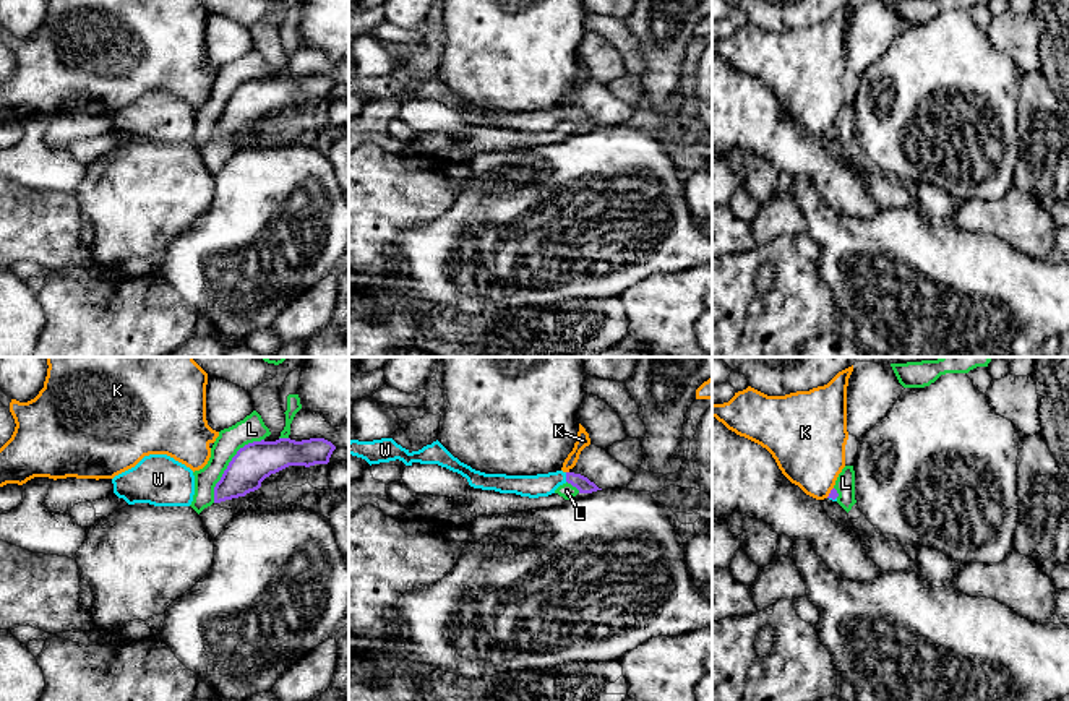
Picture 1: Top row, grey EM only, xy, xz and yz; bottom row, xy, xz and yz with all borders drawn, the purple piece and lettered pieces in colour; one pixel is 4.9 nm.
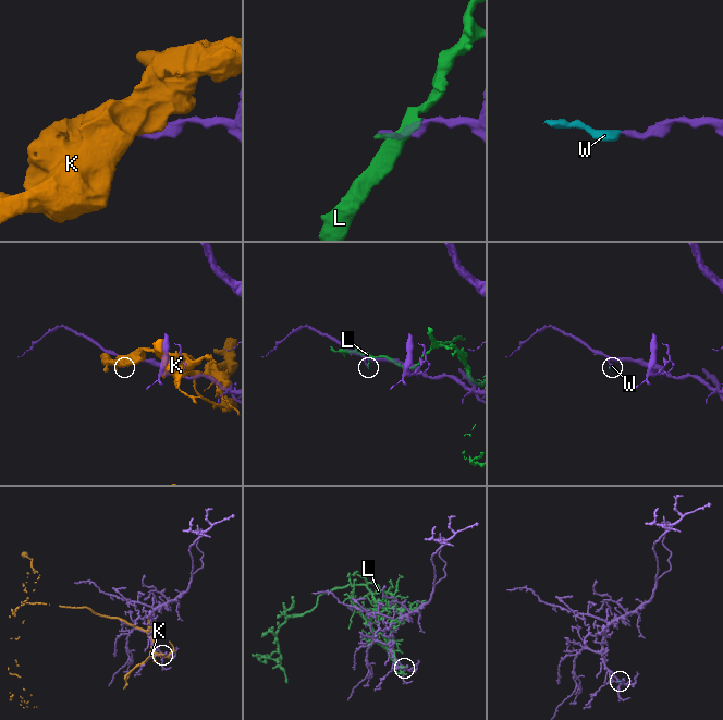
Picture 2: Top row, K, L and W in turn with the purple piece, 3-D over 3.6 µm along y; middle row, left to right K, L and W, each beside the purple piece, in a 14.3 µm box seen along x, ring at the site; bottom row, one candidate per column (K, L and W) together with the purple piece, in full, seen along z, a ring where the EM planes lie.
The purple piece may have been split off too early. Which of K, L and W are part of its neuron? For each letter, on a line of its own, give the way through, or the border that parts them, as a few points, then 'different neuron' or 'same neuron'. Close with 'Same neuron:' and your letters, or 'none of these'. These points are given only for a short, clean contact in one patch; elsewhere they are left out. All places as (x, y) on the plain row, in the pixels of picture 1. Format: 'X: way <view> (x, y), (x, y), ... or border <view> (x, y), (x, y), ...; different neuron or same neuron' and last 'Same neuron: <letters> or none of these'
K: different neuron
L: different neuron
W: way xz (583, 120), (566, 114), (537, 122); same neuron
Same neuron: W

